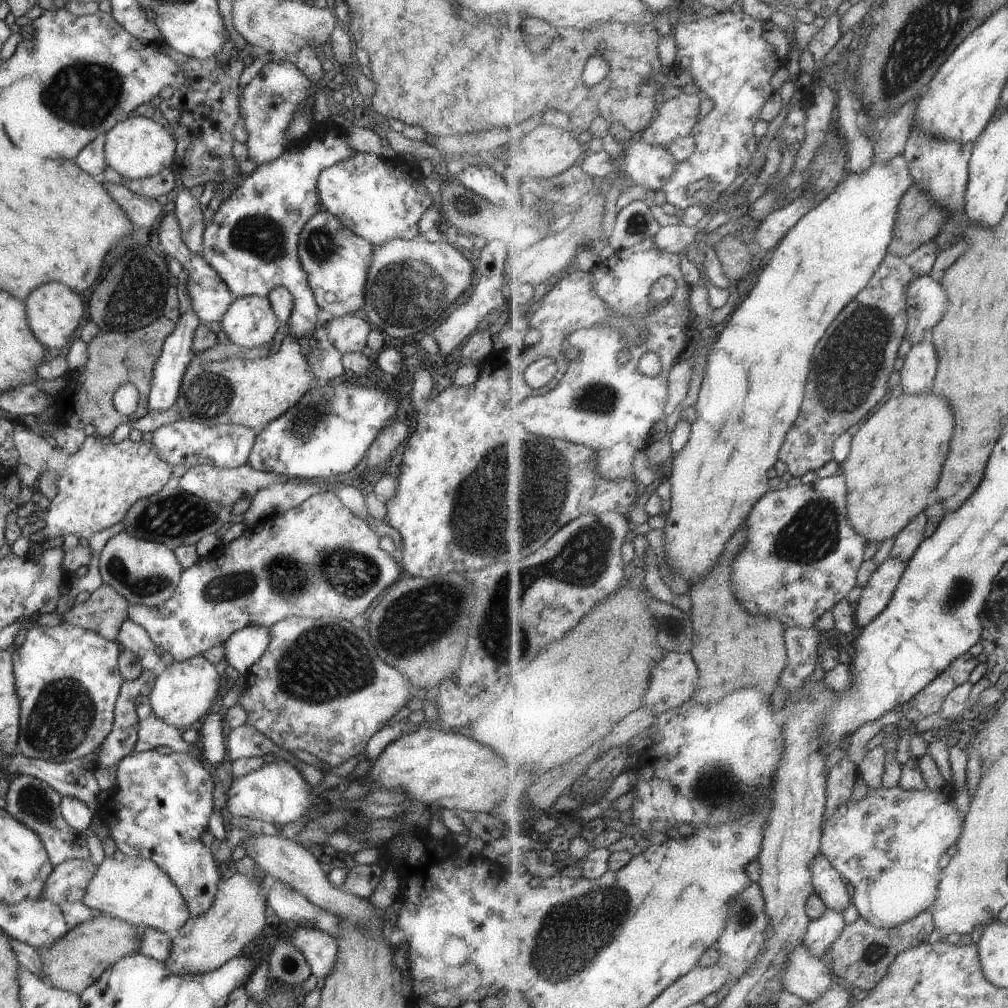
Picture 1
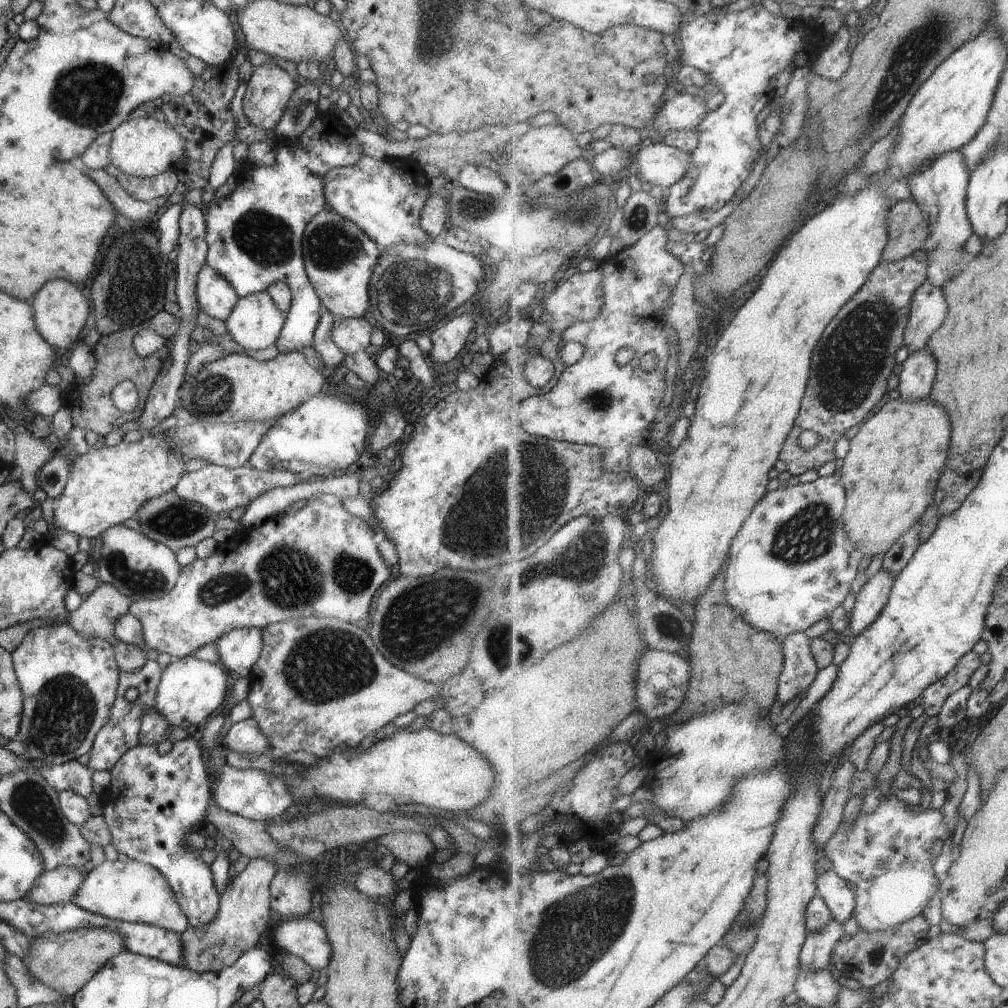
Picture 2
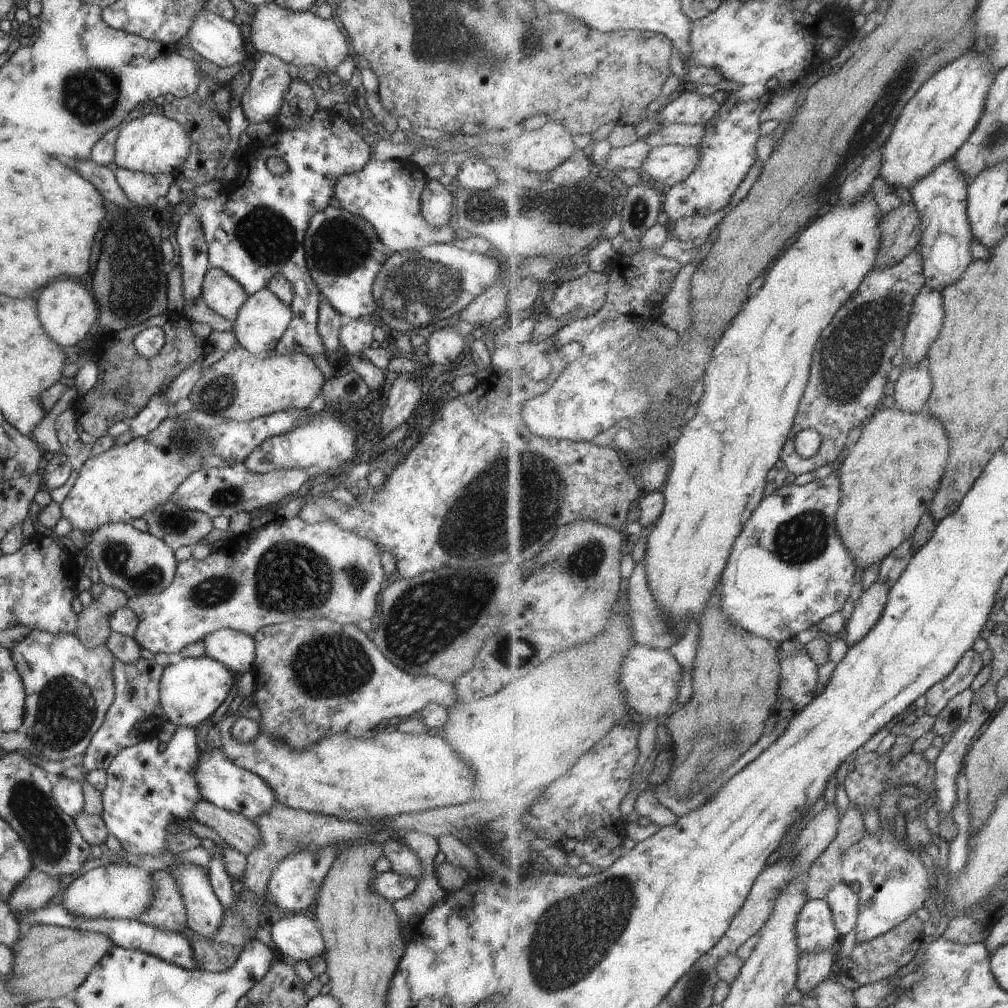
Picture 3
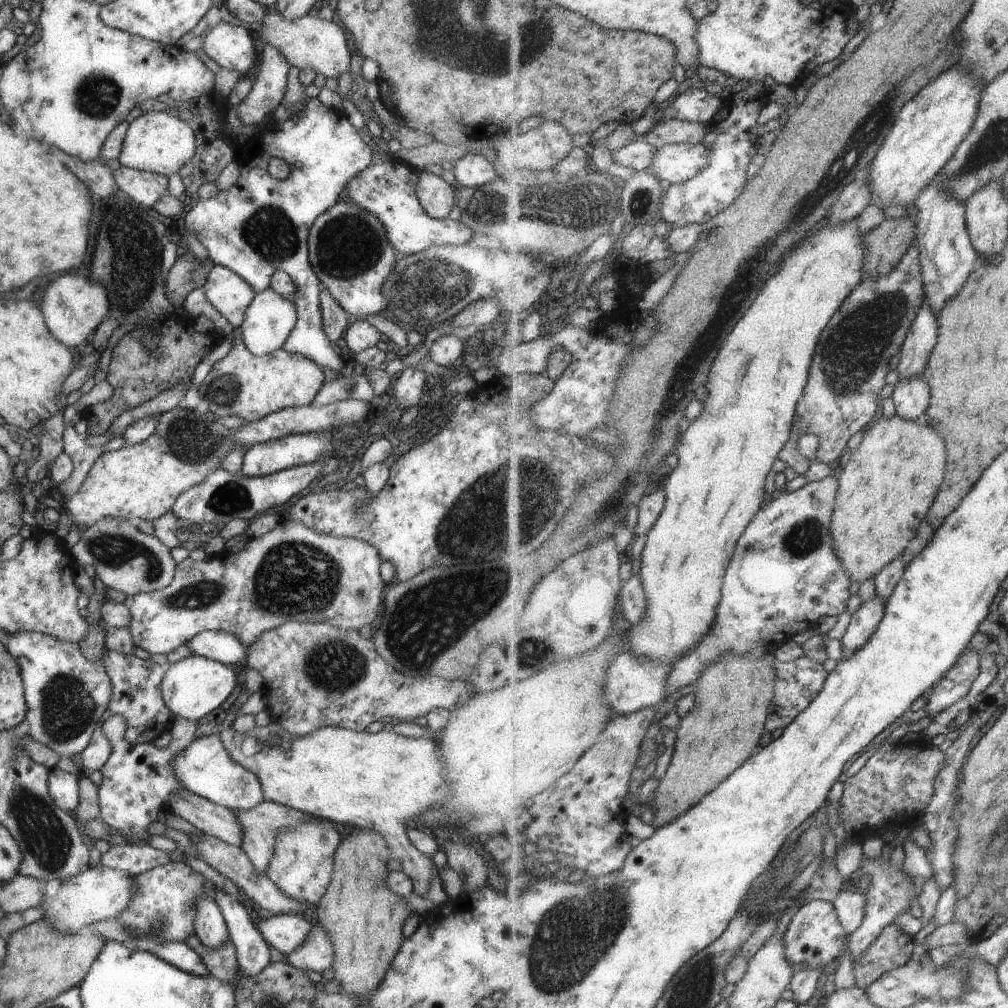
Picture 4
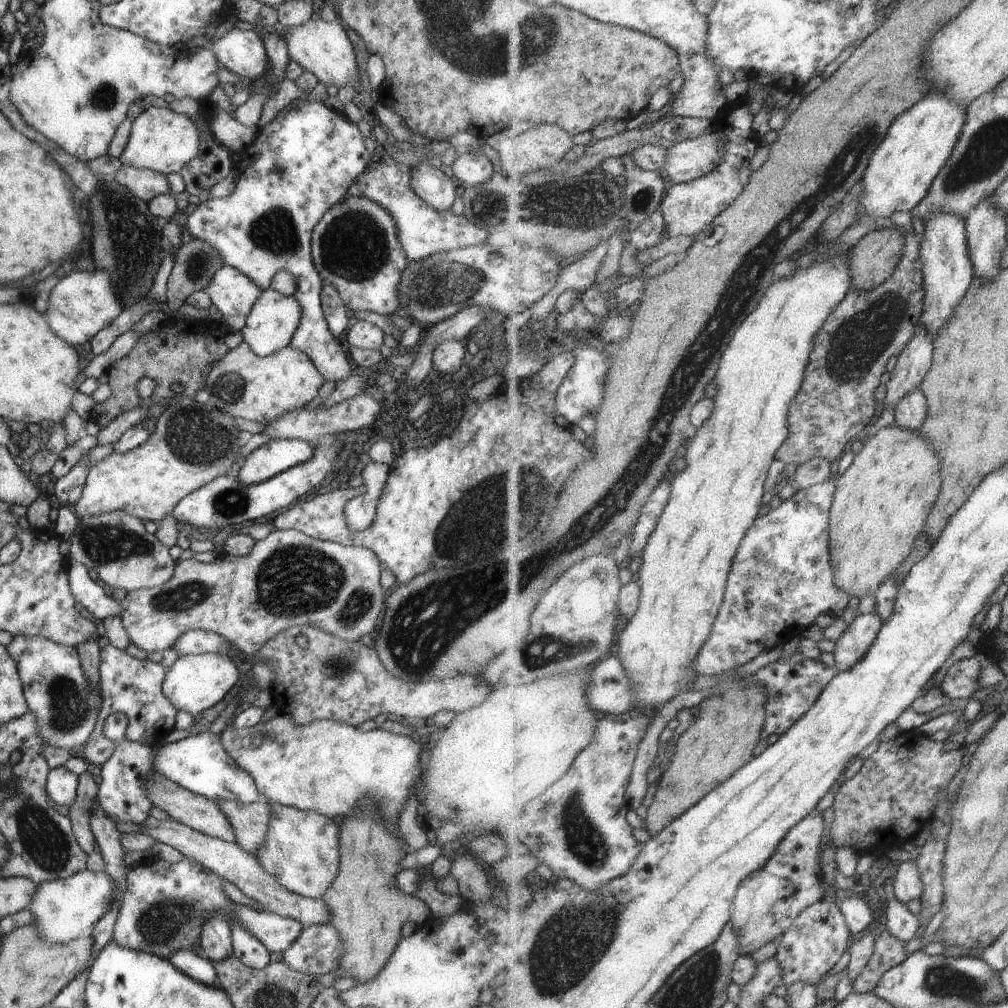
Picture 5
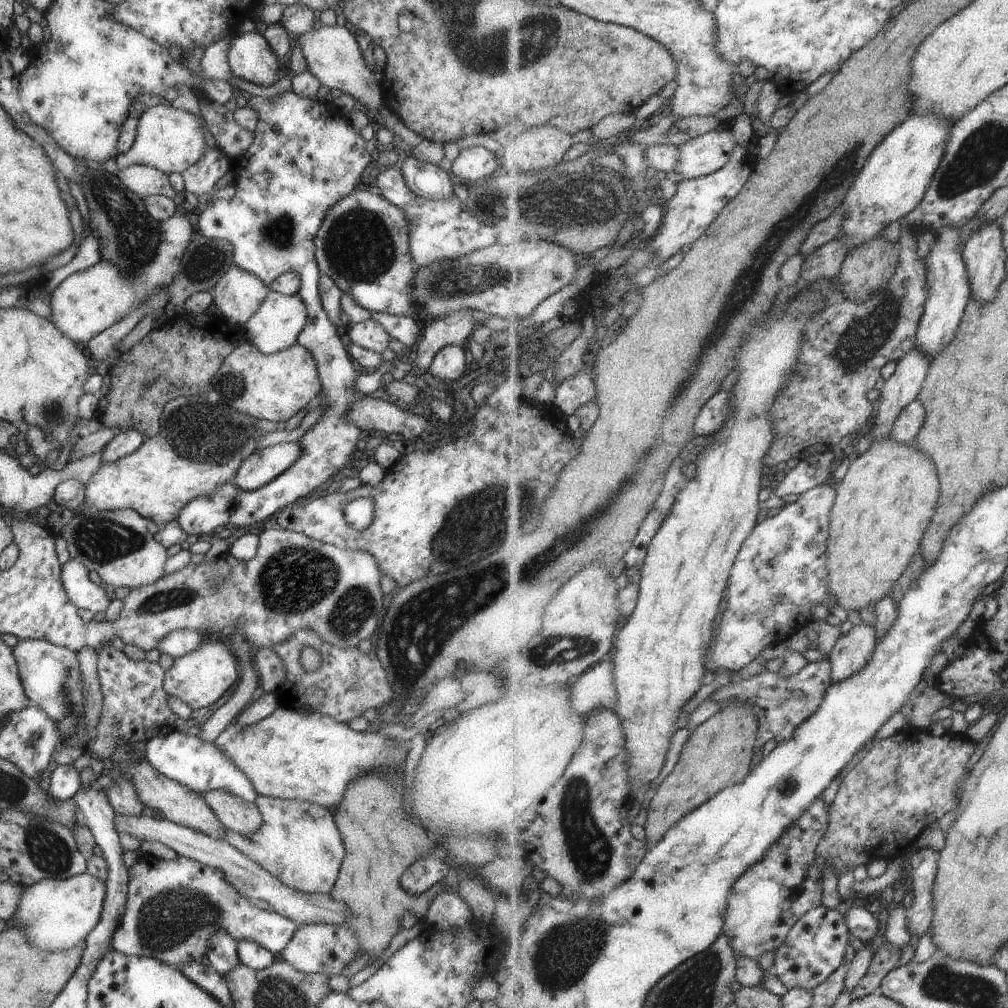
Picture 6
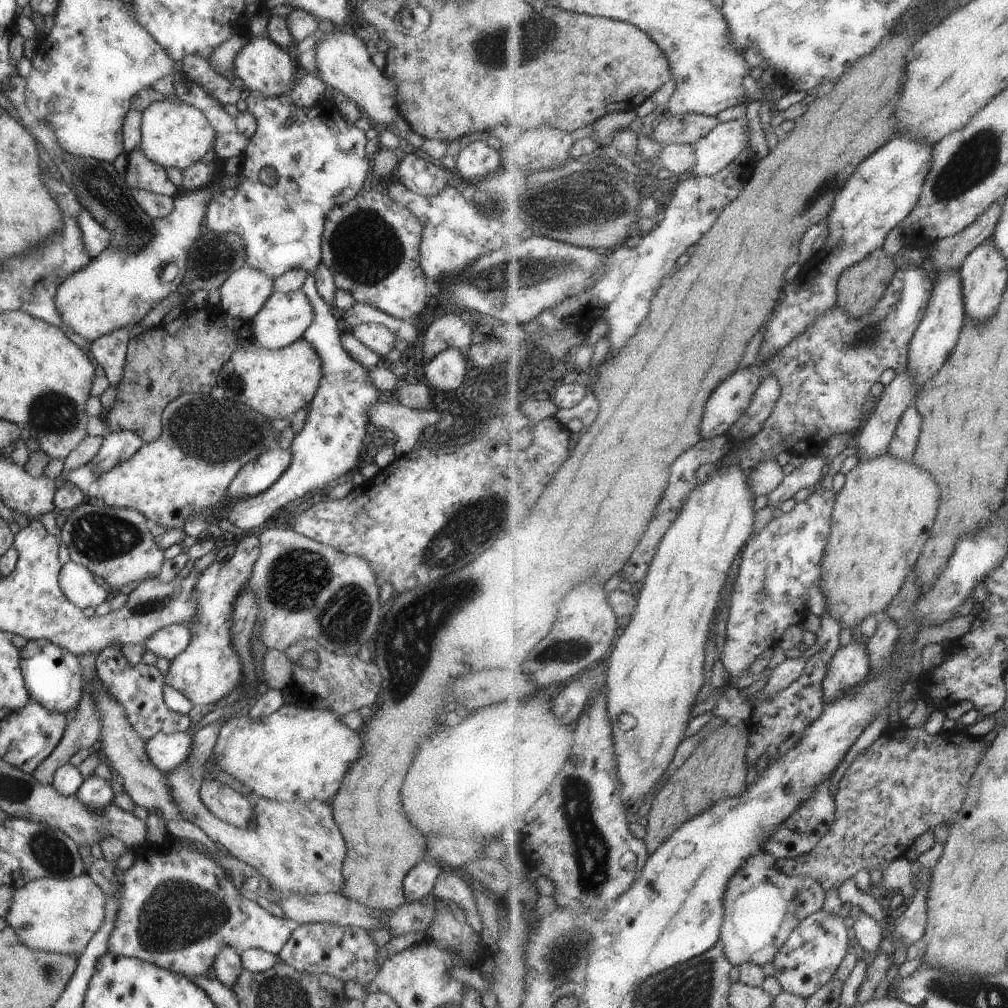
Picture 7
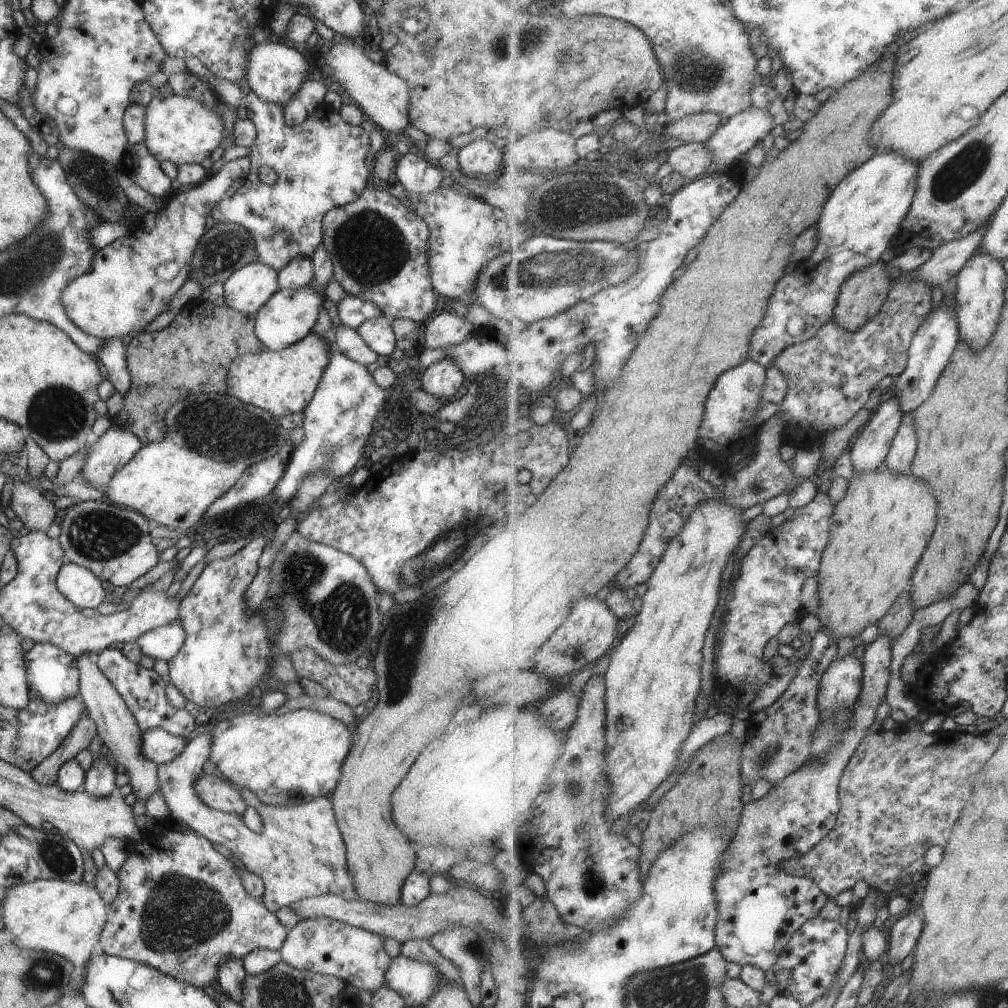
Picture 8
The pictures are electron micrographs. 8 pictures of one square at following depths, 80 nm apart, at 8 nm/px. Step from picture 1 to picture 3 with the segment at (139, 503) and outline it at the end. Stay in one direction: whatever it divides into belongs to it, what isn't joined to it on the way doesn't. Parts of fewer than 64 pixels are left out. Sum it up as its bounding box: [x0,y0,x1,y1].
[141,498,214,551]

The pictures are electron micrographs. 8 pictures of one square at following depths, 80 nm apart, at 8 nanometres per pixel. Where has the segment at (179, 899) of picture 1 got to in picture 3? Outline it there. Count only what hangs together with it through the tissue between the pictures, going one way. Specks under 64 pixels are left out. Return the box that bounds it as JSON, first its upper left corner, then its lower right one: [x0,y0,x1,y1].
[61,865,154,919]

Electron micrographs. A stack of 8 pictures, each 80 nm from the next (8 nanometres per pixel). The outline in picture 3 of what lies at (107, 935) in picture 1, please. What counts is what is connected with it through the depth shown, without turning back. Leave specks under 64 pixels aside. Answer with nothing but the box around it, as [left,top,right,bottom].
[5,925,113,1006]

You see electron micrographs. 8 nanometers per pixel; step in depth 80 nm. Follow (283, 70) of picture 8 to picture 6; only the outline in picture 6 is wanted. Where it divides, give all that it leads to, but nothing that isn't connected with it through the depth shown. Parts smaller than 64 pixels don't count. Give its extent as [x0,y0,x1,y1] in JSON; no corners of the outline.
[227,30,280,86]

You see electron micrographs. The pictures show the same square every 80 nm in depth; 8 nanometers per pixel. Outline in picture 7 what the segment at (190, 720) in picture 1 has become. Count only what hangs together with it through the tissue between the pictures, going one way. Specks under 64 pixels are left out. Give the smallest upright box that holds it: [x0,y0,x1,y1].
[164,535,260,705]

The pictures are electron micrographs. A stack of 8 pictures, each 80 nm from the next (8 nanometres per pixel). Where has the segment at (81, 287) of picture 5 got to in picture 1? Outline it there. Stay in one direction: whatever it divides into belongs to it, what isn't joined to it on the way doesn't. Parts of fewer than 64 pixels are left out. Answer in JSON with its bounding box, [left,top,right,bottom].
[24,282,86,351]

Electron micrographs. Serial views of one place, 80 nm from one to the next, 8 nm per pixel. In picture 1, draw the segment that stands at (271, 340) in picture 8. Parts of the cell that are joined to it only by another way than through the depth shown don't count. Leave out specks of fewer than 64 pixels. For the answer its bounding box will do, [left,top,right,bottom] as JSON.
[219,297,280,348]

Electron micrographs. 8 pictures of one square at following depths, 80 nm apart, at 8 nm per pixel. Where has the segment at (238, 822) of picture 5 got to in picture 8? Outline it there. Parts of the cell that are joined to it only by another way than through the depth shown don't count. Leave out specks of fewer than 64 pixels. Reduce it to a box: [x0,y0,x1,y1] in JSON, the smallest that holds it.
[193,774,247,815]

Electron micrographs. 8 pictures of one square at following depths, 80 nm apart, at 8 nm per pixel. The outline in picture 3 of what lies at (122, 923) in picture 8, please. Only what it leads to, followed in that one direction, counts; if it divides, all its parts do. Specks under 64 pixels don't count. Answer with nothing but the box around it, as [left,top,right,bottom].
[135,869,324,962]

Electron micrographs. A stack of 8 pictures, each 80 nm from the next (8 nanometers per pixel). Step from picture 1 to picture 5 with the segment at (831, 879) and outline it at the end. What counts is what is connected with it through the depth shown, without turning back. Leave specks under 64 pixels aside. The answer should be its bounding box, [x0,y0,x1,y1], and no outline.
[837,894,876,936]

